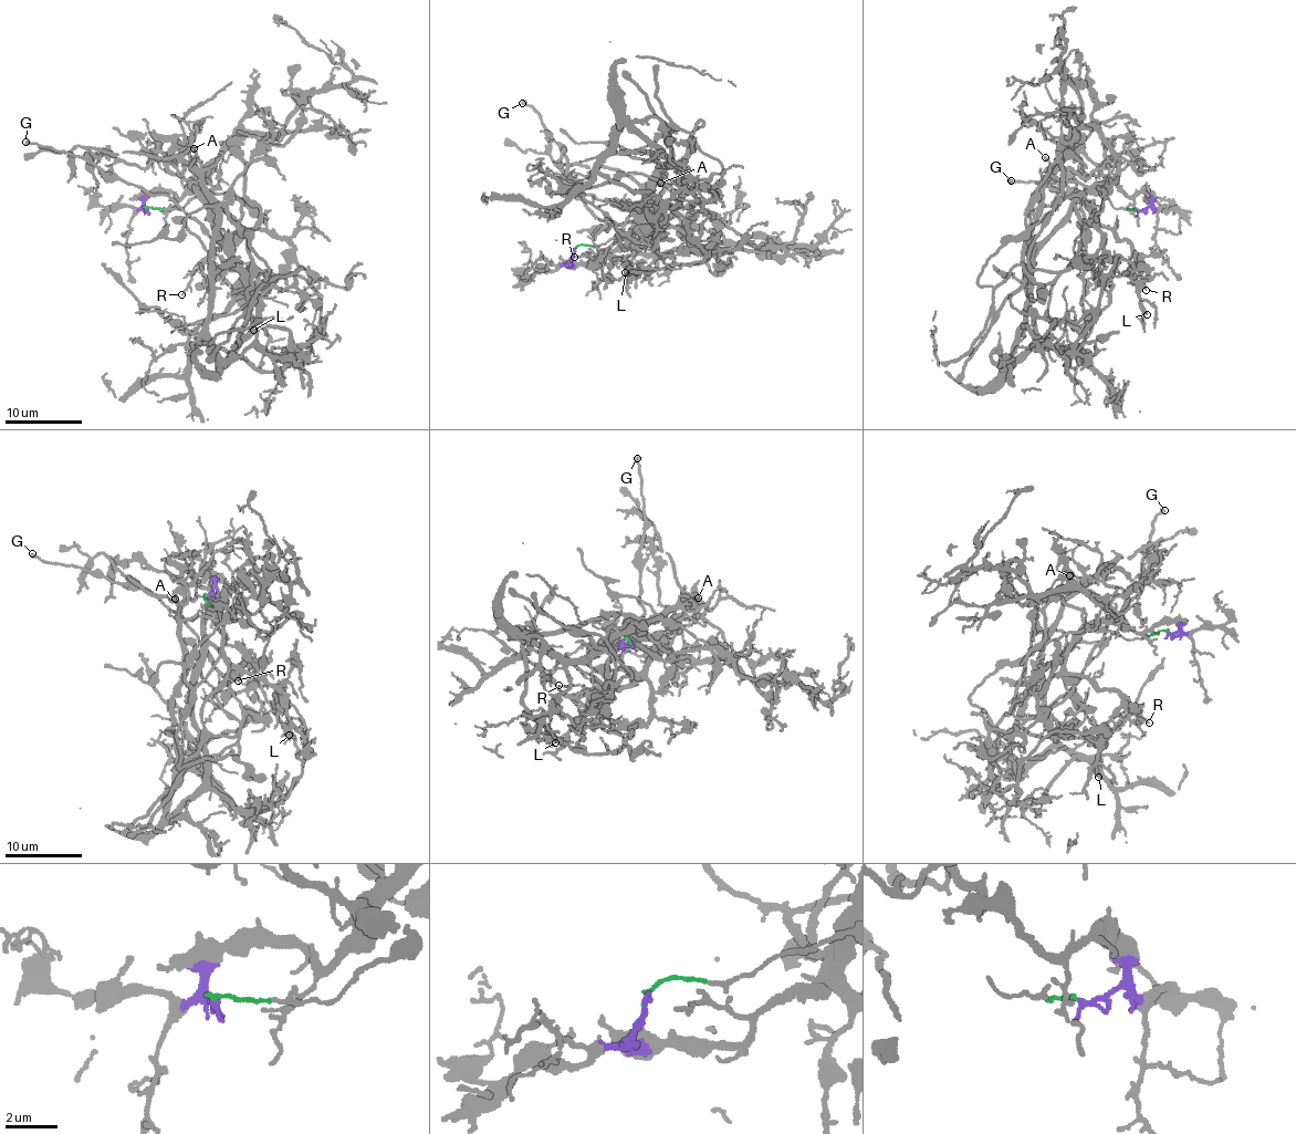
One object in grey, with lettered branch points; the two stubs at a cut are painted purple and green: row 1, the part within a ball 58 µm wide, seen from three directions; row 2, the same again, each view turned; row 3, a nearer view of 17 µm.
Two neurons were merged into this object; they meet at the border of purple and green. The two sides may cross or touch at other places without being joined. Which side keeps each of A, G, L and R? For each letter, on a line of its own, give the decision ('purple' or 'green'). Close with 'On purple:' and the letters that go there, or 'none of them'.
A: green
G: purple
L: purple
R: purple
On purple: G, L, R

